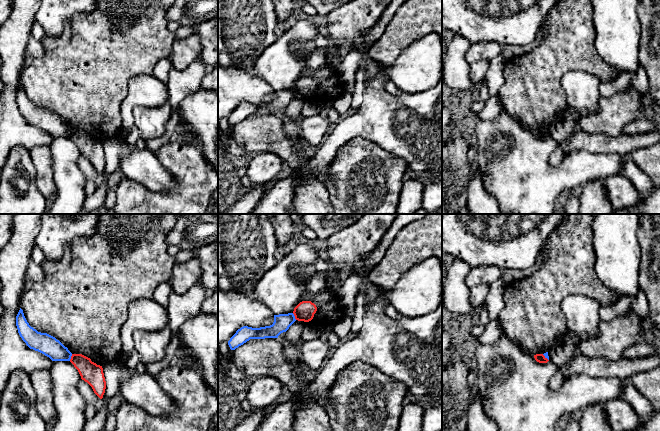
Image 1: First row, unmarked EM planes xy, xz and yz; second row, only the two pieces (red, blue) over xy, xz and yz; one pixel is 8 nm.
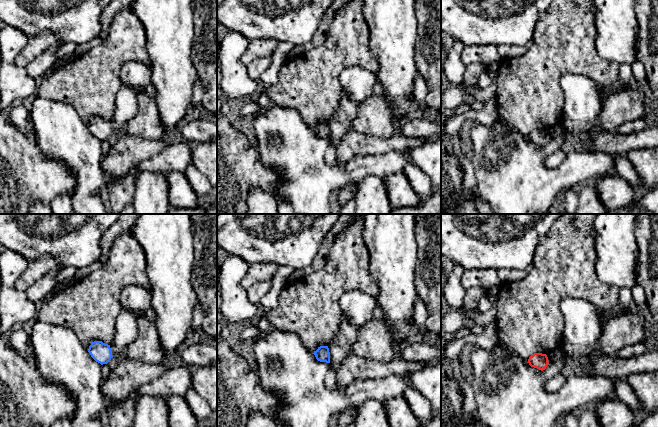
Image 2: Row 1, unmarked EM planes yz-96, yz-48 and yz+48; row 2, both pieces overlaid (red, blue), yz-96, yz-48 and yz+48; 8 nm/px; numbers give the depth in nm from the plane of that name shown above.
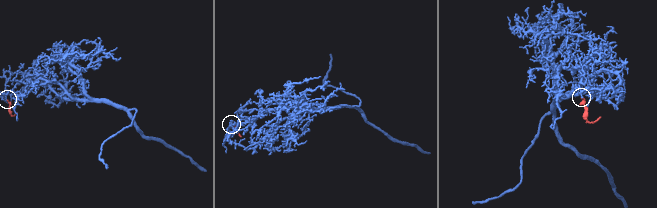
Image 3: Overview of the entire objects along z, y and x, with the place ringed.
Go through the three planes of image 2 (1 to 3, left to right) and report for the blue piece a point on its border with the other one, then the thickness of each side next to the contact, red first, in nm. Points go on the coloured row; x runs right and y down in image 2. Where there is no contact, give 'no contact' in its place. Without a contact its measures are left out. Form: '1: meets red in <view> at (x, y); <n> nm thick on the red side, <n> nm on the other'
1: no contact
2: no contact
3: no contact

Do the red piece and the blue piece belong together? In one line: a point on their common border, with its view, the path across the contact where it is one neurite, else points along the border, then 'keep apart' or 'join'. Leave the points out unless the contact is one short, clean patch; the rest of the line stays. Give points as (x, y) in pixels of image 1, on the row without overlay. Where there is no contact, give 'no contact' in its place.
meets red in xy at (71, 133); border along xy (72, 130), (69, 136); keep apart

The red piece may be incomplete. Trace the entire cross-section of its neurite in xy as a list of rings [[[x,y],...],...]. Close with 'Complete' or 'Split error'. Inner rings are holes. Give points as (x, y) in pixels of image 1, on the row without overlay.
[[[72,130],[70,138],[78,146],[81,155],[87,158],[92,163],[94,169],[102,175],[106,165],[102,142],[97,141],[82,130]]]. Complete

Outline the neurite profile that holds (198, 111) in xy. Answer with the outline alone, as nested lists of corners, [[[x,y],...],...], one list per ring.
[[[198,89],[189,93],[179,106],[179,124],[184,123],[195,135],[194,144],[218,171],[218,92]]]

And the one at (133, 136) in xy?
[[[133,125],[127,134],[126,141],[130,144],[135,144],[140,139],[140,132],[135,125]]]

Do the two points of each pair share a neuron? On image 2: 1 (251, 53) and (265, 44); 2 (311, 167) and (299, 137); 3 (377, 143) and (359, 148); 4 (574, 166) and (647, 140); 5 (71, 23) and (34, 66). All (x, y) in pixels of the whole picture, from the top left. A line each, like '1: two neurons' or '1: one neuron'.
1: one neuron
2: one neuron
3: one neuron
4: two neurons
5: two neurons

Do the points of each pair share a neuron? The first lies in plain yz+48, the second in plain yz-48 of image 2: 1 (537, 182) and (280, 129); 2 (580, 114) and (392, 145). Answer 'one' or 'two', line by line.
1: one
2: two

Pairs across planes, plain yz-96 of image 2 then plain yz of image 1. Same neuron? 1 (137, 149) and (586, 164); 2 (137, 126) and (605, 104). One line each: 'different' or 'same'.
1: different
2: same

